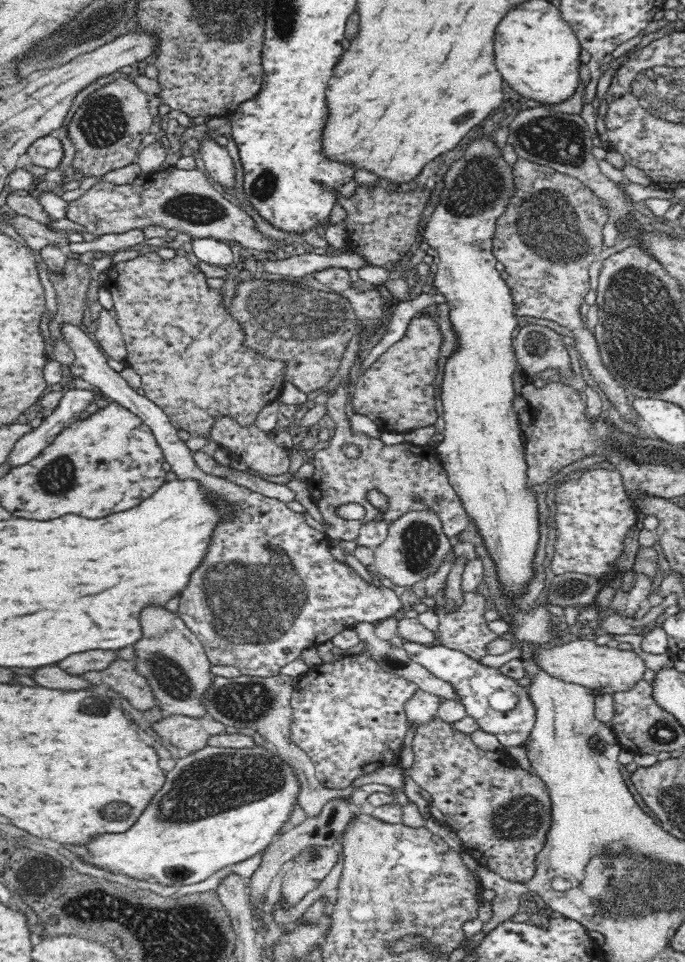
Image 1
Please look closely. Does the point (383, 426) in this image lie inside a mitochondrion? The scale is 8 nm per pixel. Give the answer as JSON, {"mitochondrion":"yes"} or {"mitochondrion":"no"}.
{"mitochondrion":"no"}

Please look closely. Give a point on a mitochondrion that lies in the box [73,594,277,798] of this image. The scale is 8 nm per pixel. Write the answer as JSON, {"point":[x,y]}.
{"point":[168,675]}

